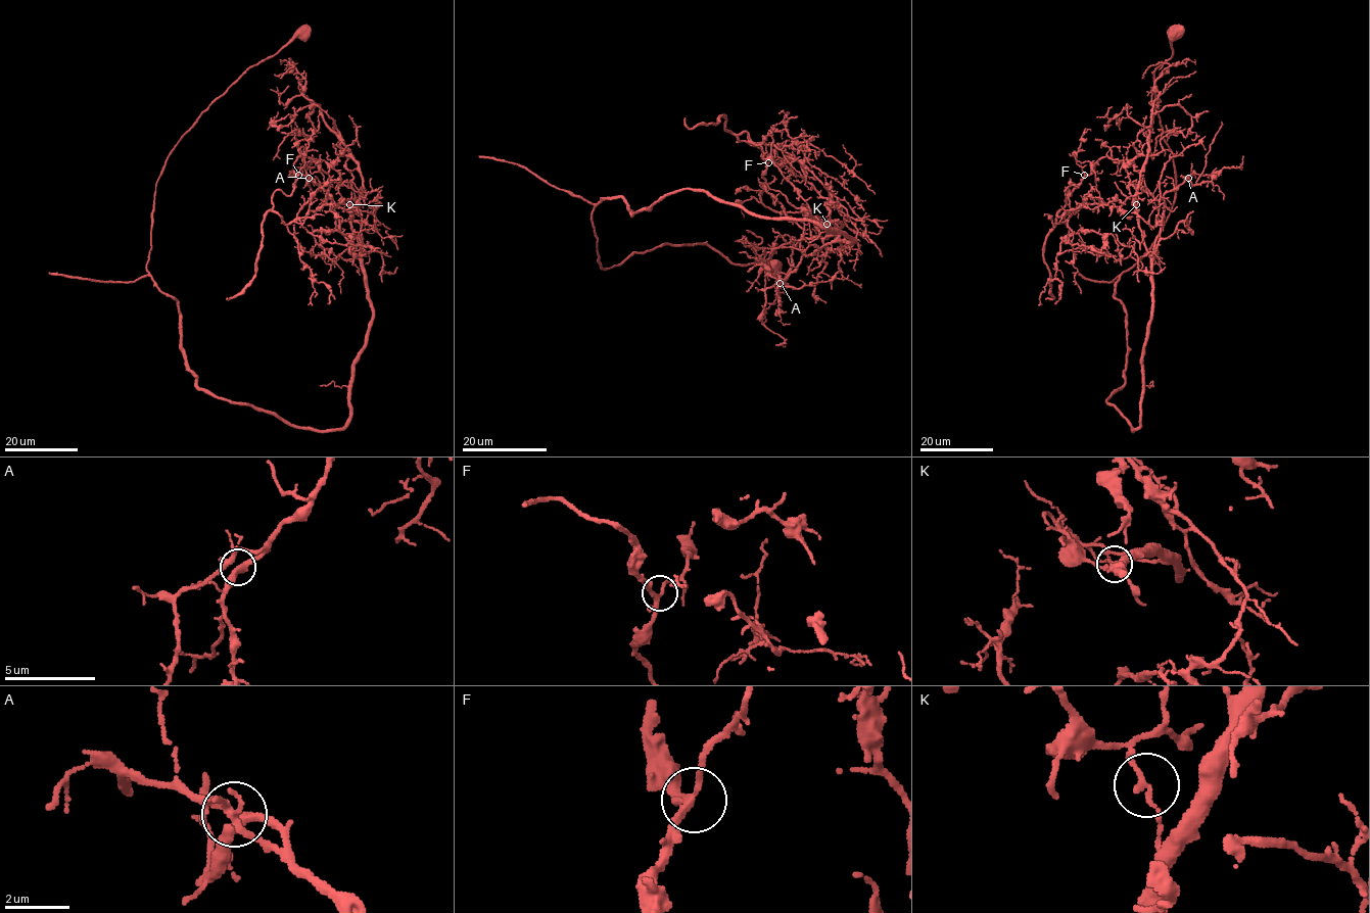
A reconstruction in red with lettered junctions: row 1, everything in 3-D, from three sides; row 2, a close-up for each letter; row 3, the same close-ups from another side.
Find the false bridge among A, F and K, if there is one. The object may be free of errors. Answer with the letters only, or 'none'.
K

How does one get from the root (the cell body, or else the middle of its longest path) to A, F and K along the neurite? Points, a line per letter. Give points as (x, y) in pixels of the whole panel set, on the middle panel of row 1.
A: (775, 266), (662, 243), (601, 268), (592, 211), (704, 190), (853, 241), (804, 254), (780, 283)
F: (775, 266), (662, 243), (601, 268), (592, 220), (695, 189), (853, 241), (768, 162)
K: (775, 266), (662, 243), (601, 268), (592, 211), (610, 198), (636, 212), (704, 190), (853, 241), (827, 224)

